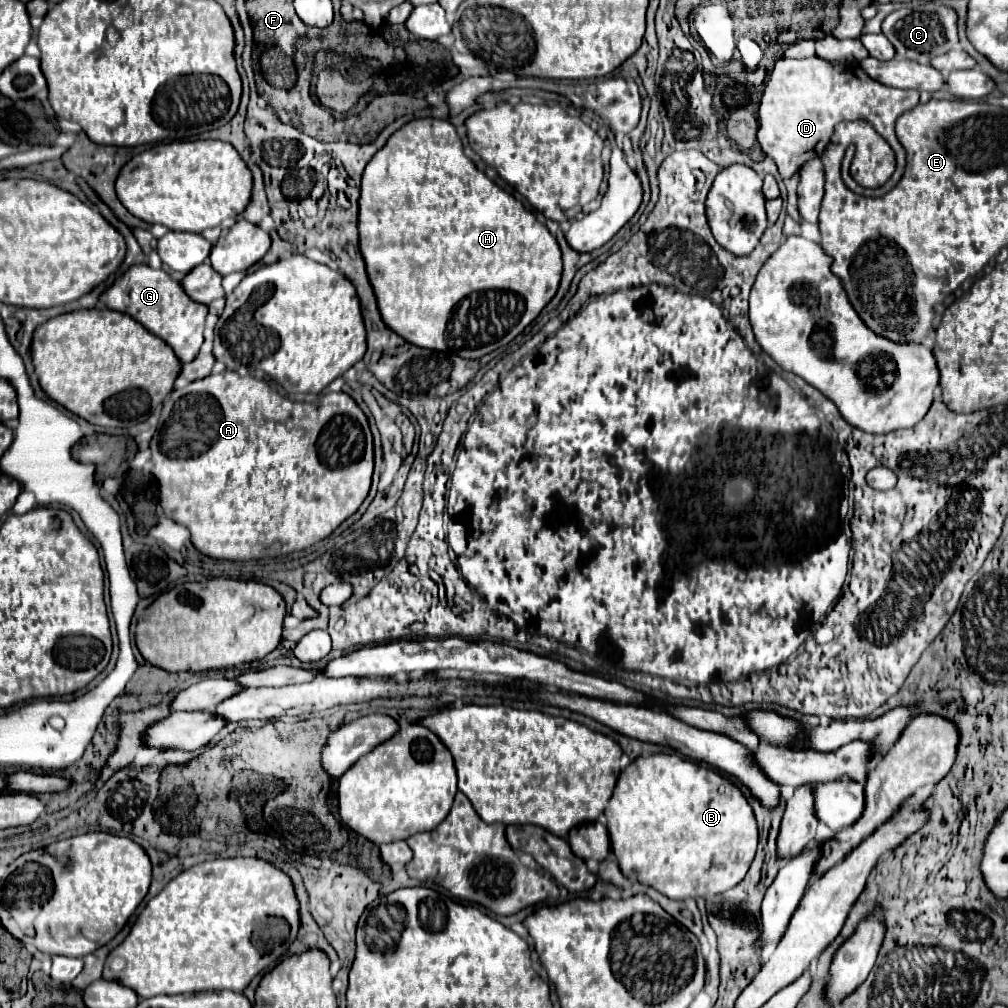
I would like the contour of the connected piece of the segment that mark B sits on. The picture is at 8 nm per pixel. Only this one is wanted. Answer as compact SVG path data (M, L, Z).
M657 753L651 757L637 757L621 771L605 811L611 851L621 863L623 875L629 879L637 875L639 883L657 889L669 899L693 899L709 893L723 893L745 877L755 857L759 837L757 821L741 789L719 771L679 755Z

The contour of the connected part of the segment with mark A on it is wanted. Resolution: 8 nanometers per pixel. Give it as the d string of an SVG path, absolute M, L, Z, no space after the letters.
M227 371L225 375L209 375L201 381L193 381L183 389L173 389L169 395L171 401L171 413L167 421L161 427L159 443L151 447L151 461L155 475L159 483L159 505L163 507L163 513L173 519L179 525L185 525L191 533L191 543L201 553L215 557L215 559L229 559L229 561L247 561L247 559L261 559L261 557L277 557L287 555L293 551L307 549L315 545L317 541L331 535L349 515L353 515L363 499L369 493L371 487L371 475L373 475L373 437L369 431L367 417L359 409L359 405L345 393L327 393L319 397L319 403L295 403L279 395L277 391L271 391L265 381L253 379L253 377L239 377L233 371Z

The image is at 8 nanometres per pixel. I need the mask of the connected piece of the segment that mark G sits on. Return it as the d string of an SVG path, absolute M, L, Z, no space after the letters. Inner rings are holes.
M133 265L119 279L115 279L111 287L107 287L99 295L99 301L107 309L131 315L147 331L163 339L175 351L181 363L193 361L193 357L199 353L203 345L203 327L205 327L207 307L189 299L183 293L181 283L171 279L171 275L165 269L151 269L149 265Z

